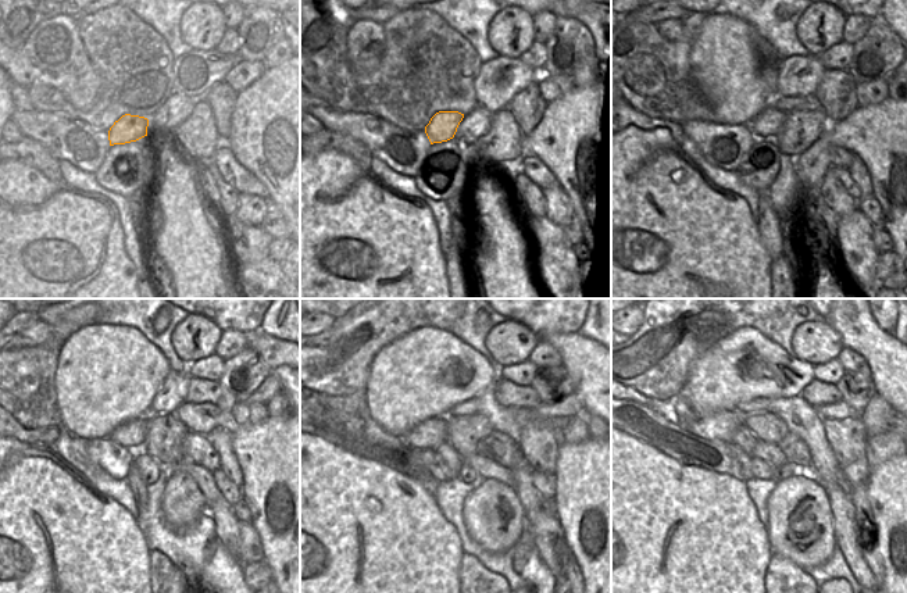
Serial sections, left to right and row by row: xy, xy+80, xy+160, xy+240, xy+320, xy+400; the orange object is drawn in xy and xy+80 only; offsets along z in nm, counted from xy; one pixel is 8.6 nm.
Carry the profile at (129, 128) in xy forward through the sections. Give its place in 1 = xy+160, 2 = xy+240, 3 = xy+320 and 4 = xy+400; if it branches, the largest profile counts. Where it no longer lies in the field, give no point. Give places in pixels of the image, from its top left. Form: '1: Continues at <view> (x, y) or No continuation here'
1: Continues at xy+160 (809, 103)
2: Continues at xy+240 (204, 418)
3: Continues at xy+320 (522, 417)
4: Continues at xy+400 (893, 425).

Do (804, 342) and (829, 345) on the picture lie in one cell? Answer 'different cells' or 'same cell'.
same cell

